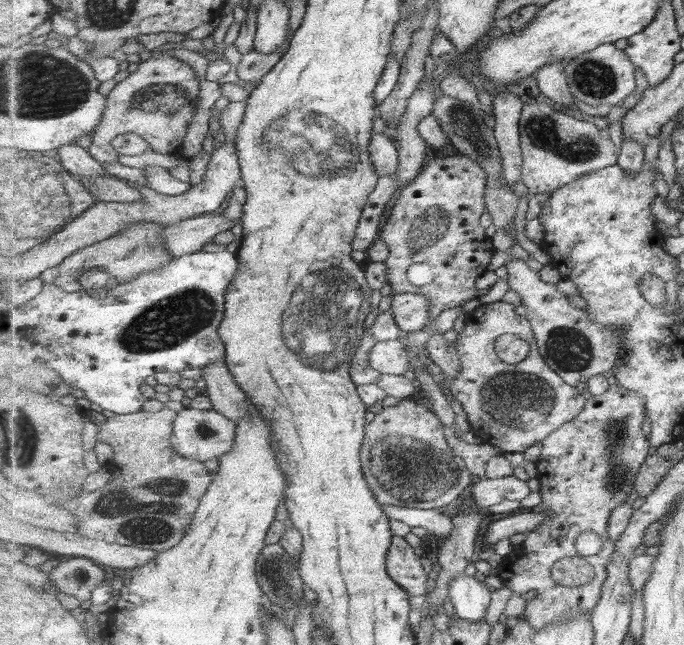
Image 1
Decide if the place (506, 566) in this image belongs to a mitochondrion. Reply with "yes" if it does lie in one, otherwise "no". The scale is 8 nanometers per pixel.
no

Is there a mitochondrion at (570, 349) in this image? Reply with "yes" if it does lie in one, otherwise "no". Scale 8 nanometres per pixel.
yes

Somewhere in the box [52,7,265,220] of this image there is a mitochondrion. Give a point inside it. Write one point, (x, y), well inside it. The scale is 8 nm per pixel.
(168, 98)

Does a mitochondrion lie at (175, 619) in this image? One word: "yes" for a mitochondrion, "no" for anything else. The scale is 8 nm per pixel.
no

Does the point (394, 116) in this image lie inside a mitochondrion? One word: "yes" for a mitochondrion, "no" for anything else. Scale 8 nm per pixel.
no

